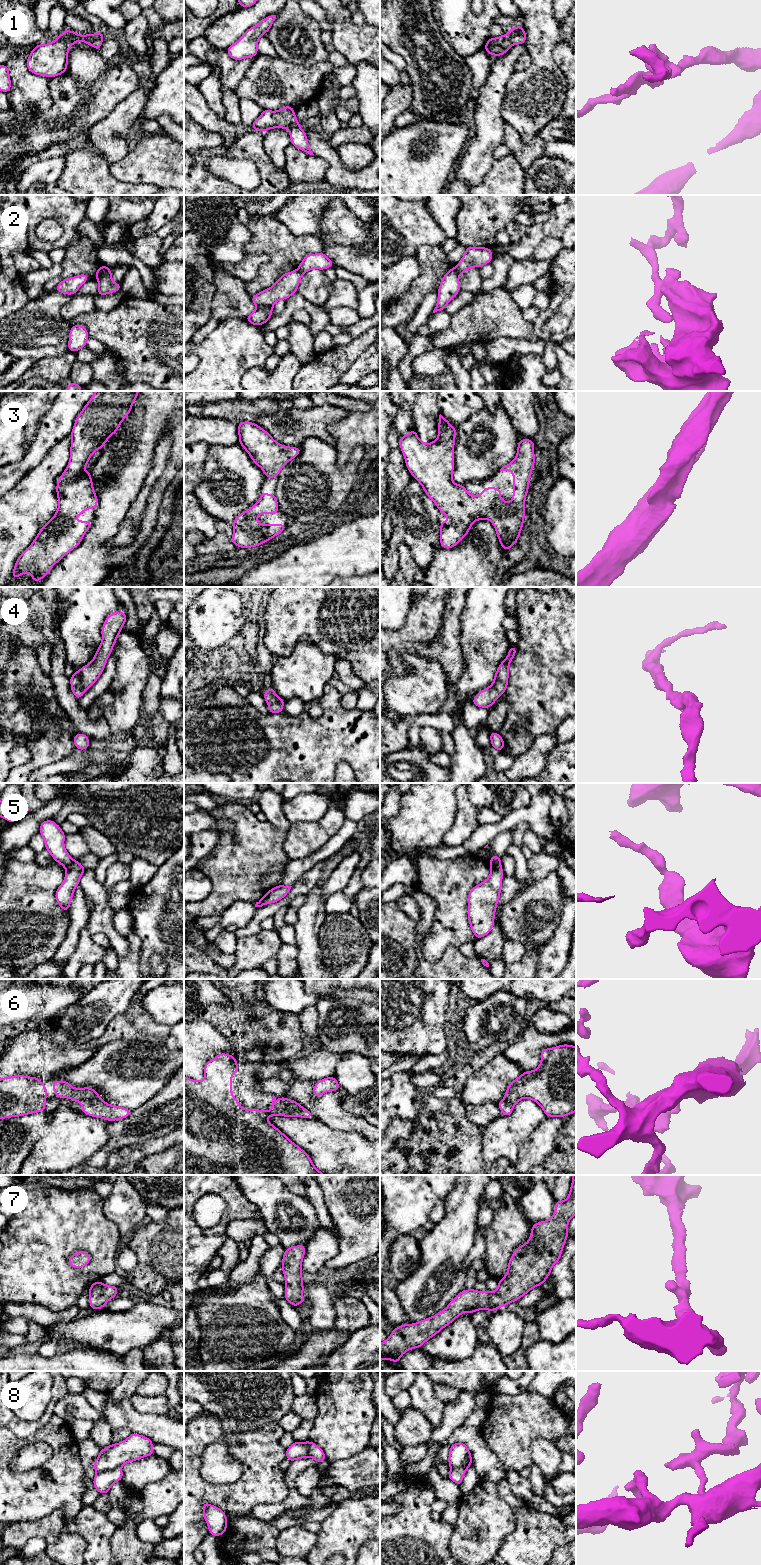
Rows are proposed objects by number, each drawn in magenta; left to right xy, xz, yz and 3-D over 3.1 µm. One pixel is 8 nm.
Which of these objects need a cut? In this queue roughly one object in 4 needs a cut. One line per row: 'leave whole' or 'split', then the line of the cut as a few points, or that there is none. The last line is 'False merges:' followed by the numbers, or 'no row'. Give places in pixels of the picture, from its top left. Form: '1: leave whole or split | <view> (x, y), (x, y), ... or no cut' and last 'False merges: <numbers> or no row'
1: leave whole | no cut
2: split | xy (109, 268), (98, 279)
3: leave whole | no cut
4: leave whole | no cut
5: split | yz (490, 863), (500, 865)
6: leave whole | no cut
7: leave whole | no cut
8: leave whole | no cut
False merges: 2, 5

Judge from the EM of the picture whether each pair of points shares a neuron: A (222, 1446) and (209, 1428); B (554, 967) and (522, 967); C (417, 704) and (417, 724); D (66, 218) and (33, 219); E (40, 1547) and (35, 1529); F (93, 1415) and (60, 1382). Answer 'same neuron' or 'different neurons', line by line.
A: different neurons
B: different neurons
C: different neurons
D: same neuron
E: different neurons
F: different neurons

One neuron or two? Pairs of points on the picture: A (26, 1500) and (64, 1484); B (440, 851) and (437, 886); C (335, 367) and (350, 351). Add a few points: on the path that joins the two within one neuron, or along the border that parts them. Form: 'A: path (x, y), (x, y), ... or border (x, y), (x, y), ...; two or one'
A: path (35, 1494), (55, 1485); one
B: border (462, 855), (450, 858), (423, 855), (416, 864); two
C: path (338, 363), (346, 355); one

